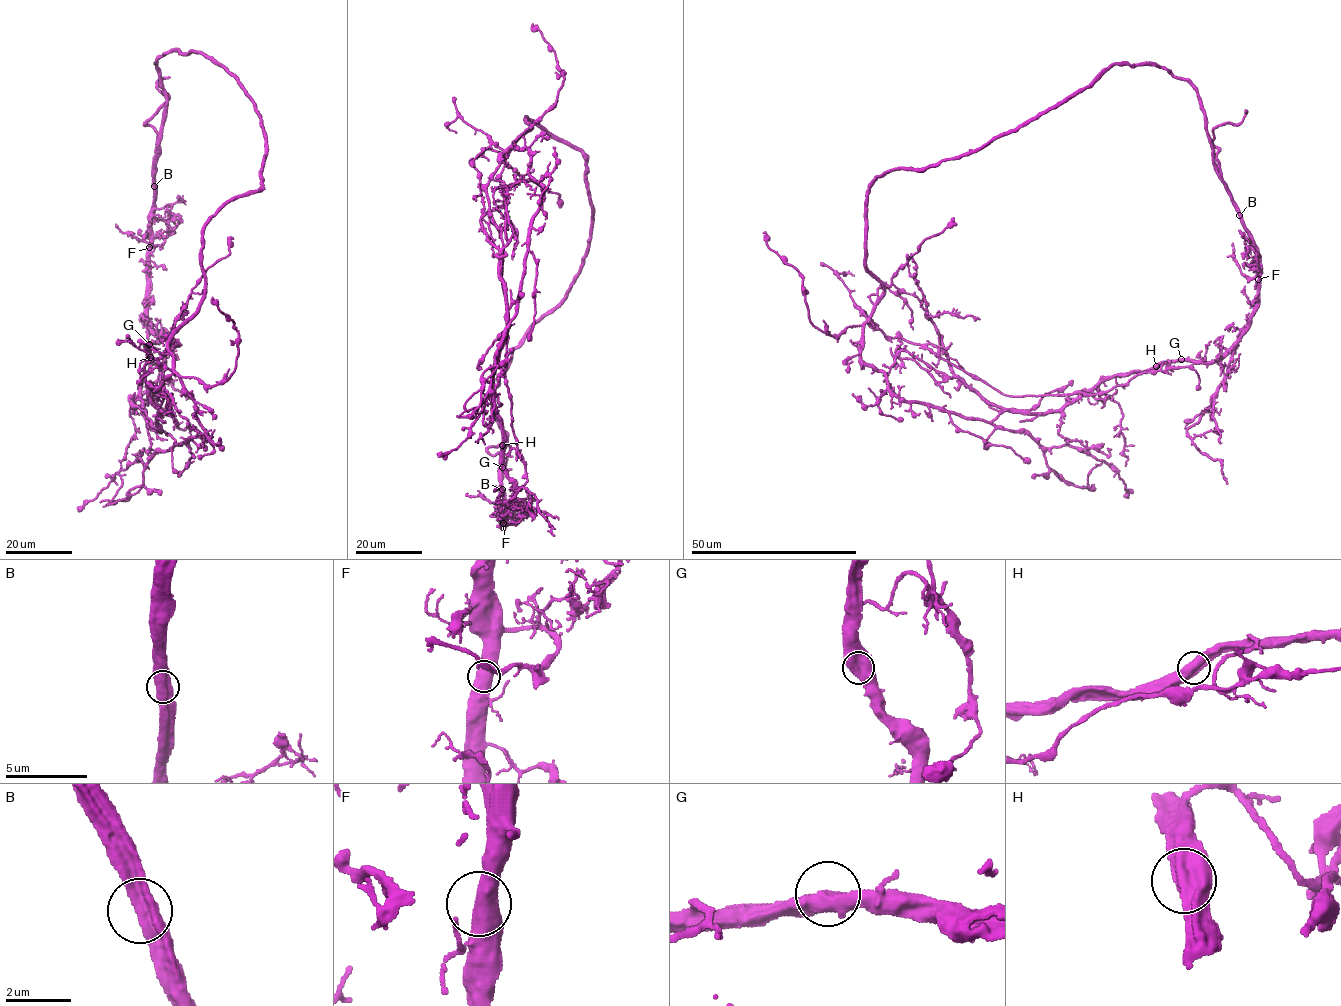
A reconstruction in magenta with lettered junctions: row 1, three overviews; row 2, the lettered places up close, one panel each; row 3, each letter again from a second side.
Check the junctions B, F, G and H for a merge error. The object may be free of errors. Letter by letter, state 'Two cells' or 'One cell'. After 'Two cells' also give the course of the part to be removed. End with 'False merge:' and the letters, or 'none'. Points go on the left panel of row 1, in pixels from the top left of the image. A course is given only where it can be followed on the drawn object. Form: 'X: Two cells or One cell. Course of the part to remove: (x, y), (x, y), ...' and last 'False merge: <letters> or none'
B: One cell
F: One cell
G: One cell
H: One cell
False merge: none

